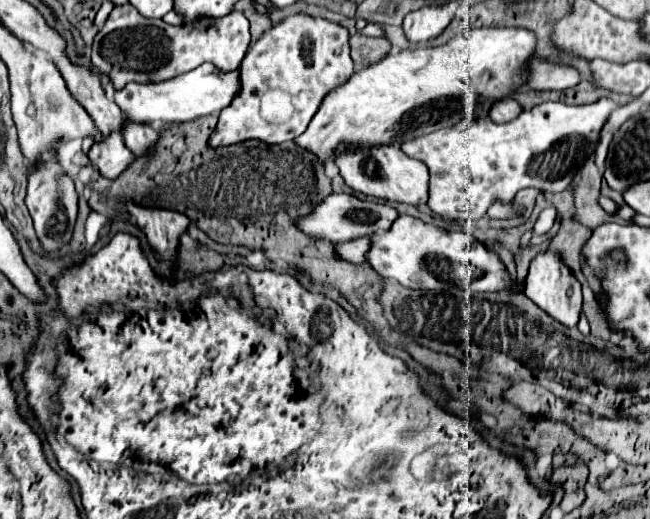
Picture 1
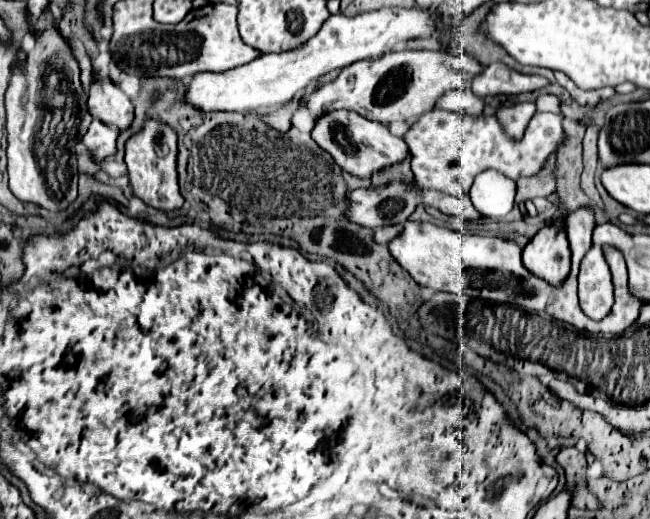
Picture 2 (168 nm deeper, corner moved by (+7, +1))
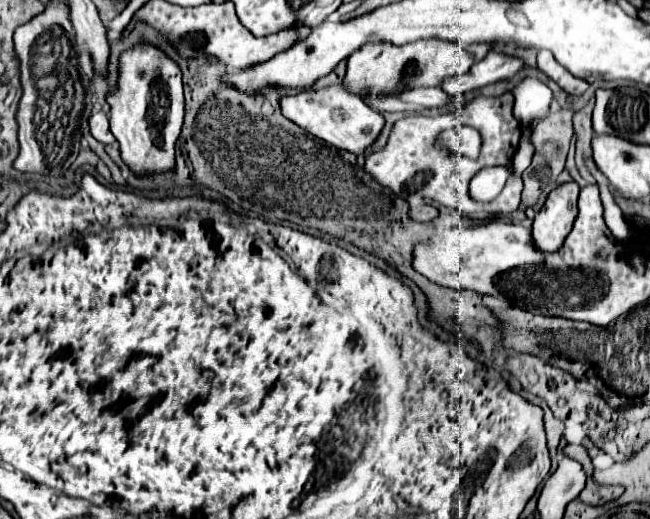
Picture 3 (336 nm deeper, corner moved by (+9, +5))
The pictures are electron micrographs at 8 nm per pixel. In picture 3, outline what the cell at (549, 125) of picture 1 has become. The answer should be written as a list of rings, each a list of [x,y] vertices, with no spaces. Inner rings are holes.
[[[458,126],[450,128],[438,134],[438,146],[448,148],[452,154],[466,156],[470,160],[480,158],[480,148],[482,148],[482,138],[480,132],[472,126]]]

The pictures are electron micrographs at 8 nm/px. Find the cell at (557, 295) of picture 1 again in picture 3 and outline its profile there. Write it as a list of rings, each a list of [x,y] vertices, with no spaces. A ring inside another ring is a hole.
[[[568,182],[568,184],[562,184],[558,188],[554,188],[544,204],[544,208],[536,214],[534,218],[534,224],[532,224],[532,242],[534,246],[540,250],[540,252],[558,252],[566,240],[566,236],[570,234],[572,230],[572,224],[574,224],[574,218],[578,214],[578,184],[576,182]]]

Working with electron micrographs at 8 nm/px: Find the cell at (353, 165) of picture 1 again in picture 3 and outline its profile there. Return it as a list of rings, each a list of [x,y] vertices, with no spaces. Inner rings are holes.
[[[340,84],[318,90],[318,92],[304,90],[296,96],[284,96],[280,100],[280,106],[282,106],[282,114],[288,120],[296,122],[306,132],[314,134],[320,140],[330,142],[338,150],[346,150],[356,156],[360,156],[366,148],[370,148],[378,140],[378,136],[384,128],[382,114],[374,112],[360,96],[350,94]]]

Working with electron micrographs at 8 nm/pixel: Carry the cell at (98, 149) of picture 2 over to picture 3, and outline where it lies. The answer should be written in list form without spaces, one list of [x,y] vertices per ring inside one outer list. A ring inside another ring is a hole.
[[[96,112],[90,118],[90,134],[102,142],[102,144],[112,144],[116,138],[110,132],[110,124],[108,124],[108,116],[104,112]]]

